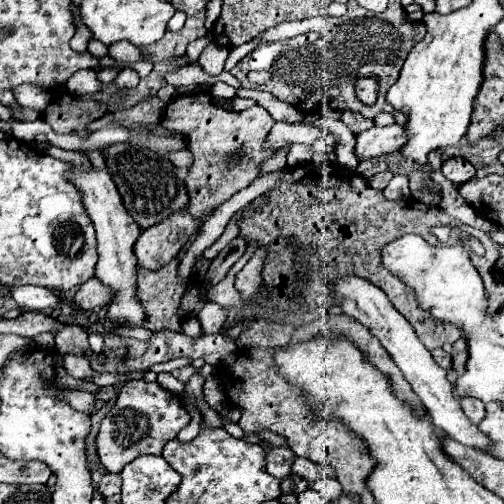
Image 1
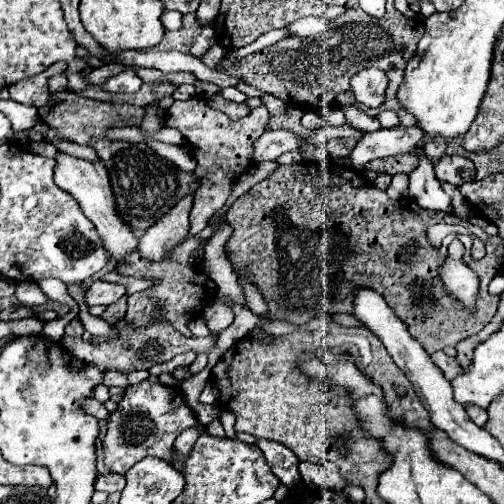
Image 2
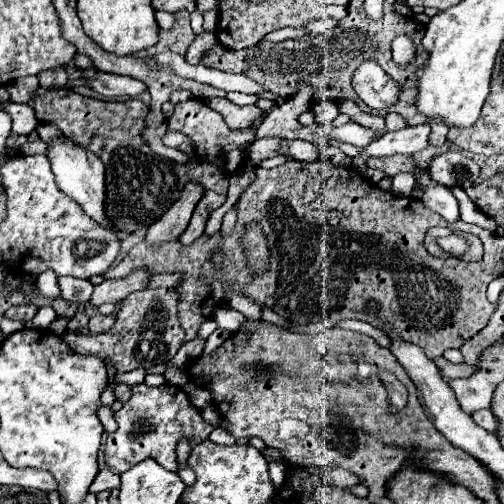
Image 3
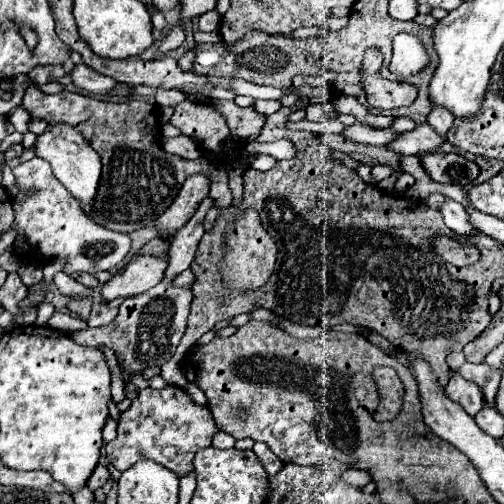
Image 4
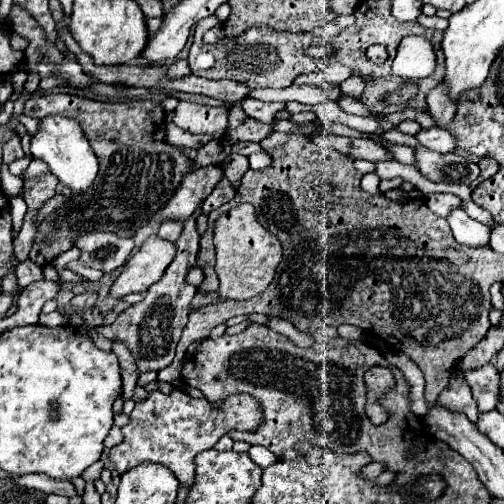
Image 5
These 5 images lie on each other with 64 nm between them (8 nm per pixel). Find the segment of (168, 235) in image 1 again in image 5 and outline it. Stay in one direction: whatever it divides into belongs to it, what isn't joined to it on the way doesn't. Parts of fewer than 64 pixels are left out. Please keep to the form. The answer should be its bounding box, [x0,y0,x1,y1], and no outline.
[160,164,224,220]

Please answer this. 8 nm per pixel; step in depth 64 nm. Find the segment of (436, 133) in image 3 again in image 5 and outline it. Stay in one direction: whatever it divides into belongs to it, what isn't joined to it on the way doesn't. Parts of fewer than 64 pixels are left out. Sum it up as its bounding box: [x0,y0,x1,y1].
[426,84,456,128]

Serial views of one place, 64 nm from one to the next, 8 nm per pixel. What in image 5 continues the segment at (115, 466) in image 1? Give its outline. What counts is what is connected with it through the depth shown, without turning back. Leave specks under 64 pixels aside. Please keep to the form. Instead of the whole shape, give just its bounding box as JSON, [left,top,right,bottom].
[110,388,264,488]

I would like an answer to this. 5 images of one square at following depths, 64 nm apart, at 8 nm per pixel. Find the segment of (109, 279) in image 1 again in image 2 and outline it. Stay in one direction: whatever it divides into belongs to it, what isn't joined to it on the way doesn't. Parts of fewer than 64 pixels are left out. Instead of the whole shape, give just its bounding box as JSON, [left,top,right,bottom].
[54,152,138,264]

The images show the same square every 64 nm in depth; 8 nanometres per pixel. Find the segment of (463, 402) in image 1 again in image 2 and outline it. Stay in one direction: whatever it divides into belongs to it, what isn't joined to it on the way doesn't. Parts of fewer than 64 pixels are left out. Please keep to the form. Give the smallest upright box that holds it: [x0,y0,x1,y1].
[466,406,488,426]

